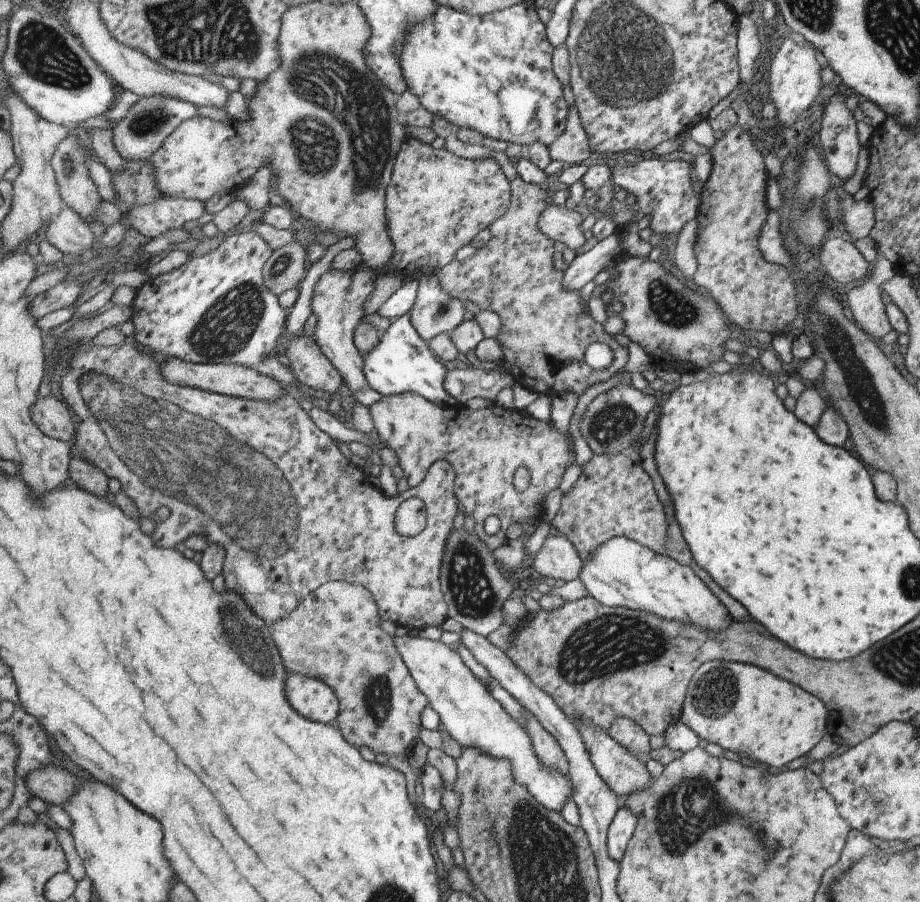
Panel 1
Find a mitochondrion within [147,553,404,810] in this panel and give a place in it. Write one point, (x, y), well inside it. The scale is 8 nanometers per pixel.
(241, 632)

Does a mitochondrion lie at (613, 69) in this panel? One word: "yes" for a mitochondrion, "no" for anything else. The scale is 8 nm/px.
yes

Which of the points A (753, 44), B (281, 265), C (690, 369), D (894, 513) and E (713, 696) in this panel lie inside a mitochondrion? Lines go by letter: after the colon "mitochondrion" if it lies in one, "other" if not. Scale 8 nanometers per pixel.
A: other
B: mitochondrion
C: other
D: other
E: mitochondrion

